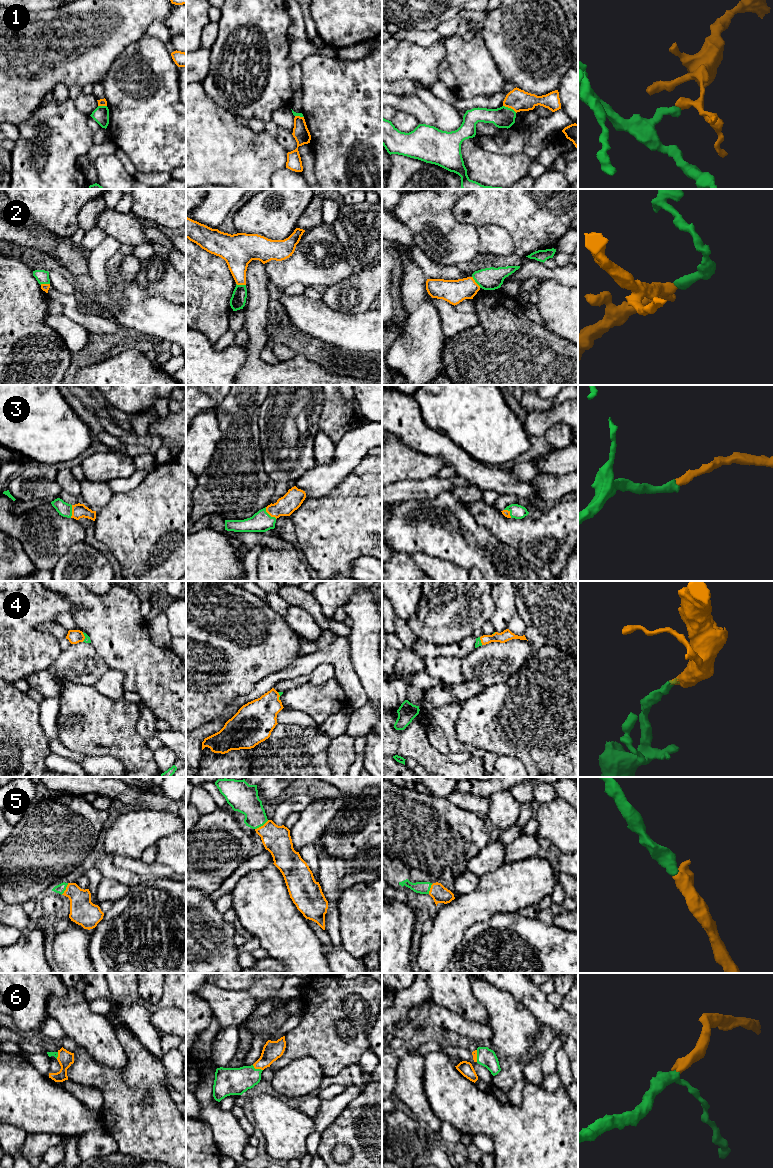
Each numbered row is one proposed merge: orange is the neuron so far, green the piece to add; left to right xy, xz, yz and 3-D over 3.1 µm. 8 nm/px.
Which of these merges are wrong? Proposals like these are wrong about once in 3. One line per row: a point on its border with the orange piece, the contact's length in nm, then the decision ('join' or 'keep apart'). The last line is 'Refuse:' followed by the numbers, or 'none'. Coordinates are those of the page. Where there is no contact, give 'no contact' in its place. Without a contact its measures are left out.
1: contact yz (510, 107); length 130 nm; keep apart
2: contact yz (475, 282); length 120 nm; join
3: contact xz (269, 514); length 130 nm; join
4: contact xy (84, 637); length 80 nm; join
5: contact xz (261, 826); length 130 nm; join
6: contact xz (257, 1068); length 100 nm; join
Refuse: 1

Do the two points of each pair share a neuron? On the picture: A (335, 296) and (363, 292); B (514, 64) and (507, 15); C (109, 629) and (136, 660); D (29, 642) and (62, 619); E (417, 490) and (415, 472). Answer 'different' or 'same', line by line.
A: same
B: same
C: same
D: different
E: different

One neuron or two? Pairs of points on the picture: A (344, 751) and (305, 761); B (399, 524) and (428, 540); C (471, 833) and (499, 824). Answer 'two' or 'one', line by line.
A: two
B: one
C: two

